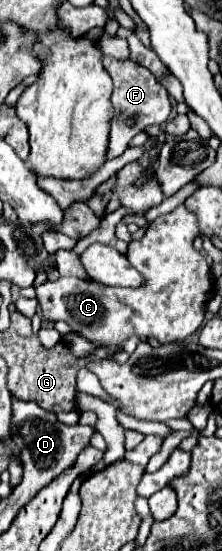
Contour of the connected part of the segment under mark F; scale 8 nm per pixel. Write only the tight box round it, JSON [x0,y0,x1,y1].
[102,57,170,159]

